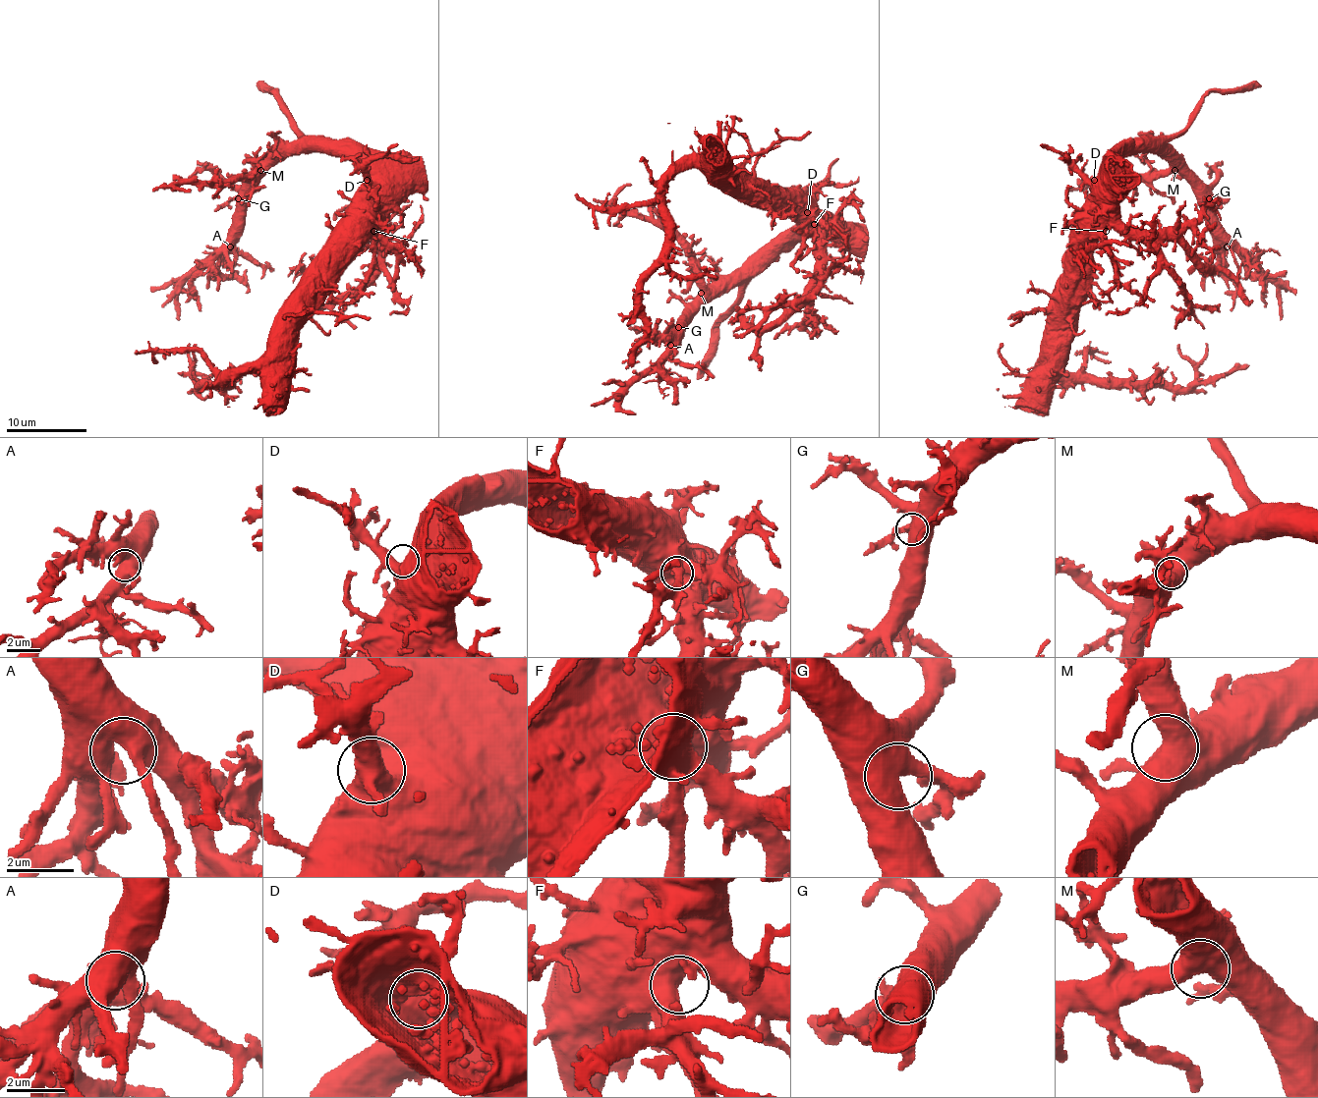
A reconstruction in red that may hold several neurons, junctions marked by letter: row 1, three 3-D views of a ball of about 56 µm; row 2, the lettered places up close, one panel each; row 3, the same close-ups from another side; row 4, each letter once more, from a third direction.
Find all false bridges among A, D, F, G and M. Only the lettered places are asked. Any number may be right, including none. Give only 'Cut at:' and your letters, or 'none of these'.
Cut at: none of these

